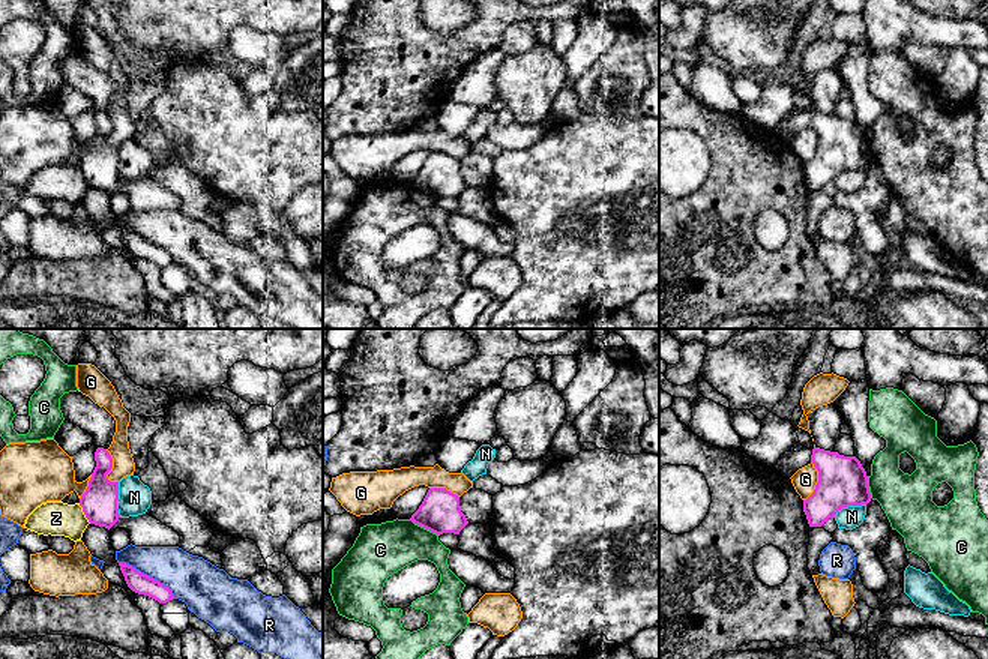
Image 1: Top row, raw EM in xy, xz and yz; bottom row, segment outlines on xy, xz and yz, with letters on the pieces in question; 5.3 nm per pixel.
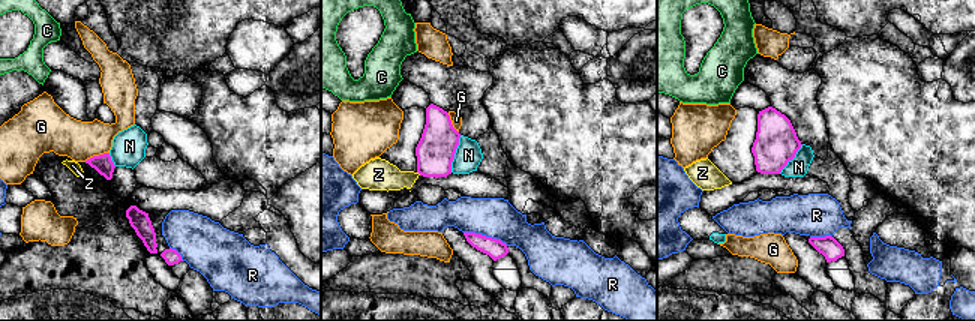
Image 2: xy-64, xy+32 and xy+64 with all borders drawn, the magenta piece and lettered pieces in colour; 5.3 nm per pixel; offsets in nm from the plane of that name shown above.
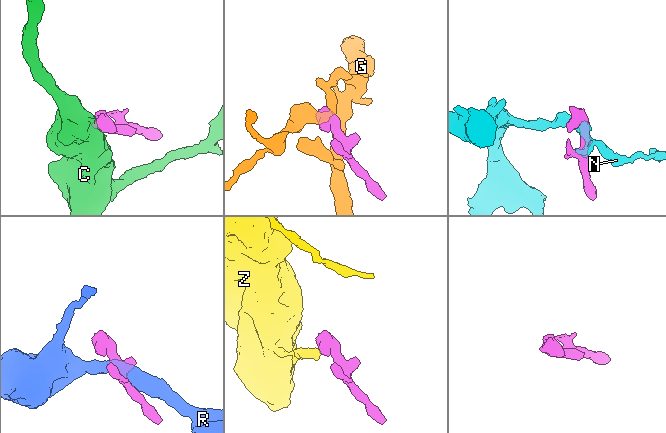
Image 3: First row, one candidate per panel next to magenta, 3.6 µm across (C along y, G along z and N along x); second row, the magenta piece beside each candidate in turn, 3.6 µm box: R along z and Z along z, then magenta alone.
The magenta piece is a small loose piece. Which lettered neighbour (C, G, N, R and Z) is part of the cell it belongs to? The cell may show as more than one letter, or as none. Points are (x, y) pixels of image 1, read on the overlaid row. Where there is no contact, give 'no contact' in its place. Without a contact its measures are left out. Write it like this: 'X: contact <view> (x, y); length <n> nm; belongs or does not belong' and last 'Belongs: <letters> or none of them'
C: contact xz (425, 527); length 180 nm; does not belong
G: contact xy (111, 467); length 200 nm; does not belong
N: contact xy (117, 499); length 190 nm; does not belong
R: contact xy (149, 577); length 360 nm; does not belong
Z: contact xy (84, 514); length 130 nm; does not belong
Belongs: none of them

